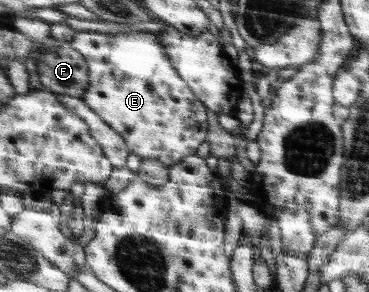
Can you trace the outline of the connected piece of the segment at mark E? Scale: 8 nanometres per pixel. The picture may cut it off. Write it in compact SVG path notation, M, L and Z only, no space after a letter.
M80 31L78 37L75 35L69 43L72 49L84 55L88 63L90 85L81 100L88 101L90 108L124 138L134 155L139 155L142 159L161 161L169 168L179 164L185 157L196 154L196 149L200 147L200 143L206 139L208 133L206 107L172 66L171 59L164 53L164 47L156 35L150 33L106 35L106 33Z

